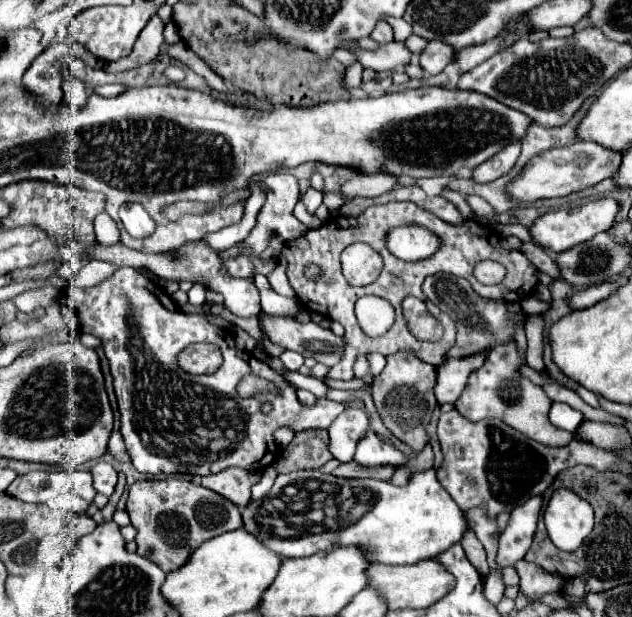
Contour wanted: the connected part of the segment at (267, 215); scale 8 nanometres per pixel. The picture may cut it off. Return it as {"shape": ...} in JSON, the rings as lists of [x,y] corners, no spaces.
{"shape":[[[276,172],[276,174],[264,174],[264,176],[262,176],[262,182],[264,182],[266,188],[268,188],[268,200],[266,200],[264,208],[262,208],[260,214],[258,214],[258,224],[256,224],[256,228],[248,234],[246,240],[234,244],[232,248],[228,248],[226,252],[220,254],[224,260],[232,260],[232,258],[240,256],[240,254],[242,254],[242,246],[246,246],[246,250],[250,248],[252,252],[262,253],[266,249],[266,240],[268,240],[268,234],[270,234],[270,232],[276,232],[280,238],[284,238],[284,241],[290,241],[300,237],[308,230],[307,227],[293,215],[293,209],[296,202],[298,202],[298,198],[300,198],[298,180],[296,180],[292,174],[288,174],[288,172]]]}

